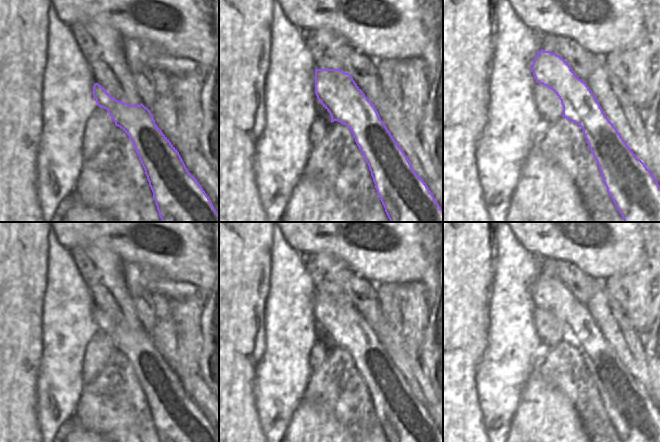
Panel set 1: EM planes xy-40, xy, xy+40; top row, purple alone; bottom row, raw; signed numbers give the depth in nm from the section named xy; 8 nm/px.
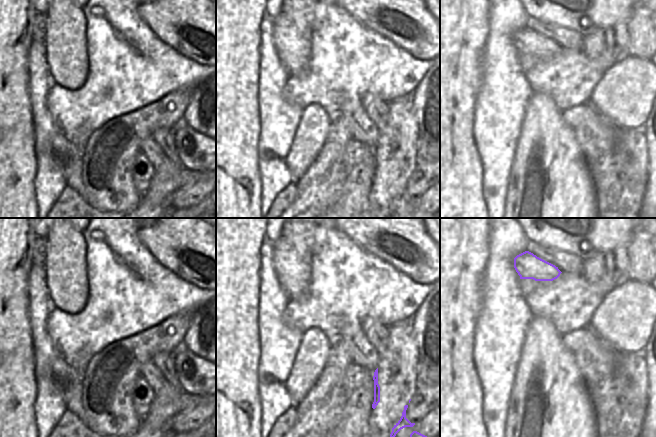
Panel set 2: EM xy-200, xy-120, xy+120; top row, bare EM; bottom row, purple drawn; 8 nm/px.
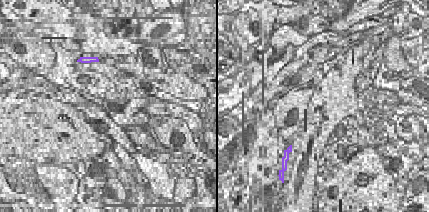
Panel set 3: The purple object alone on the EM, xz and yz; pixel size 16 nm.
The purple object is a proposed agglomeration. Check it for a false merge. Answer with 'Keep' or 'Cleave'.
Keep

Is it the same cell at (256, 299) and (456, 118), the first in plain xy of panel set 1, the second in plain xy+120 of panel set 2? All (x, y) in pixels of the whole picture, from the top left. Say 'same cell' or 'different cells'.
same cell

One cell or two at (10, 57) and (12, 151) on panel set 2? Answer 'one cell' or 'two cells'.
one cell

